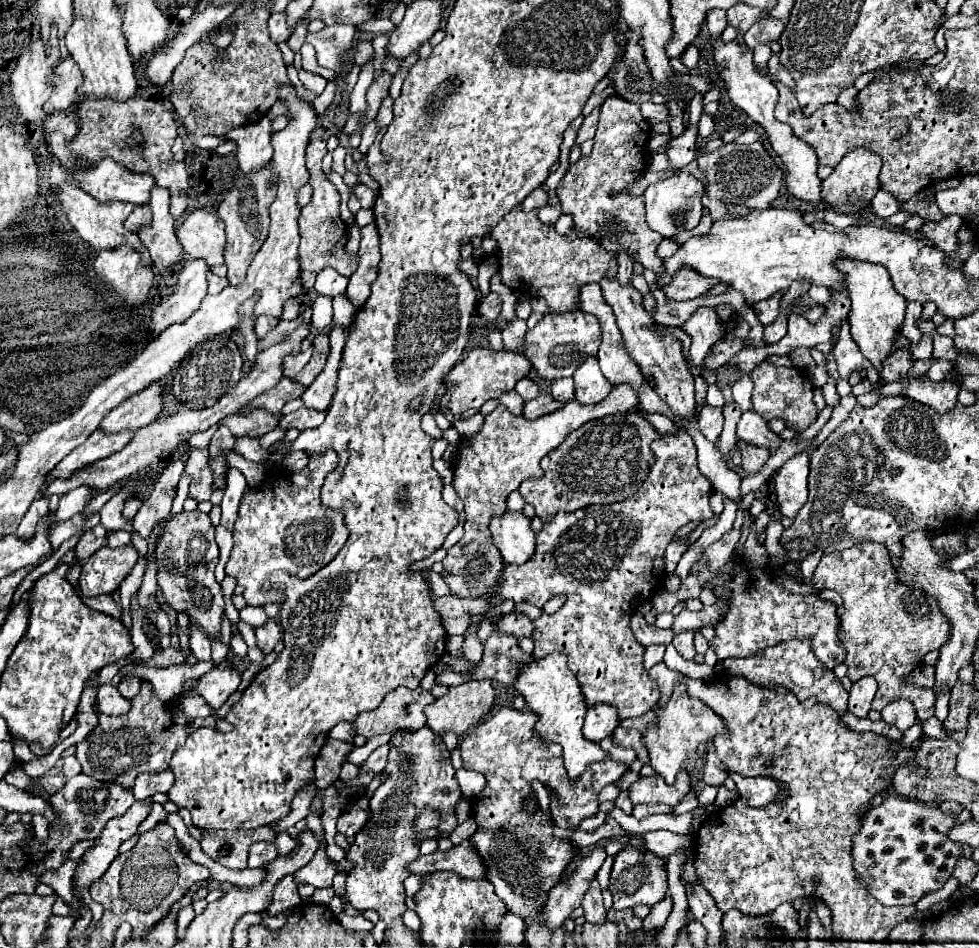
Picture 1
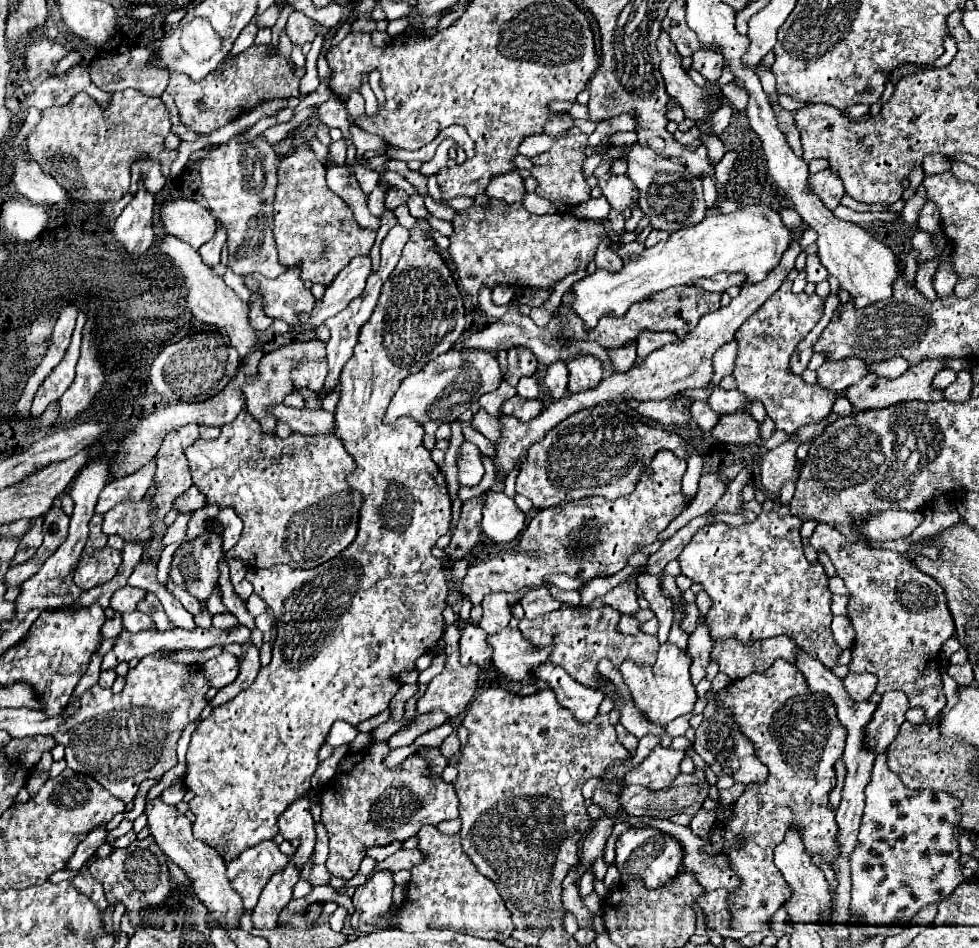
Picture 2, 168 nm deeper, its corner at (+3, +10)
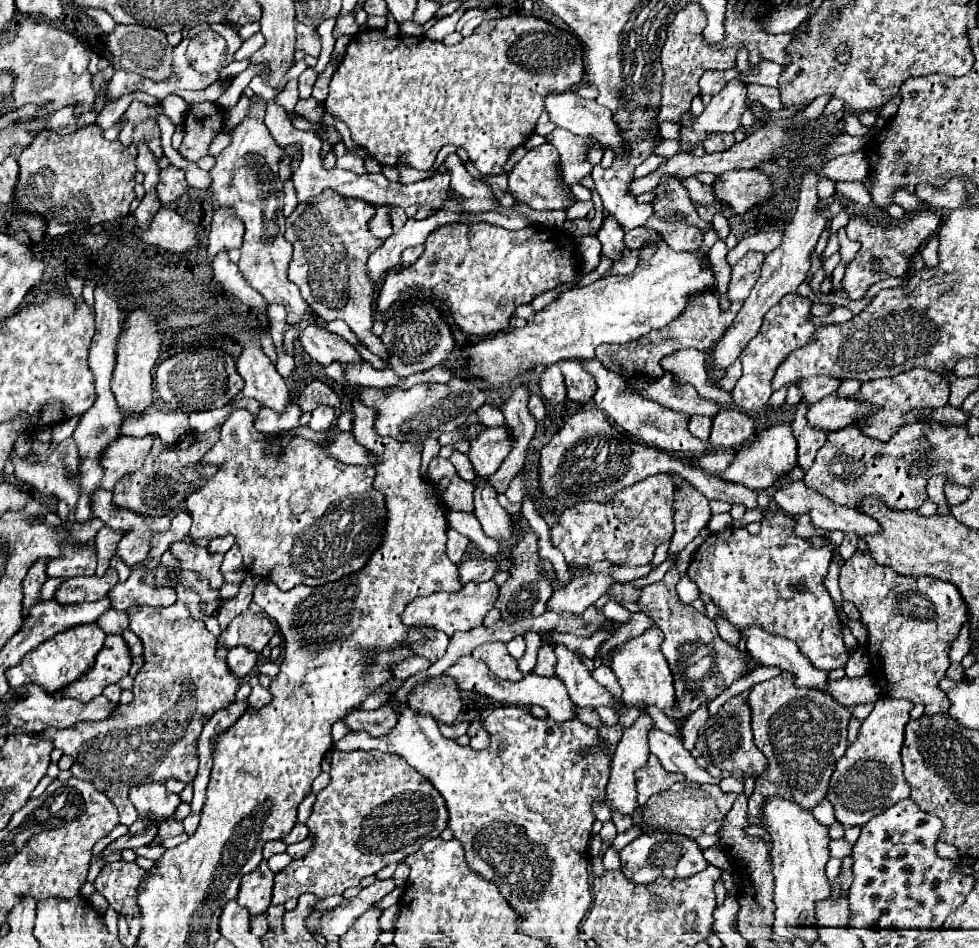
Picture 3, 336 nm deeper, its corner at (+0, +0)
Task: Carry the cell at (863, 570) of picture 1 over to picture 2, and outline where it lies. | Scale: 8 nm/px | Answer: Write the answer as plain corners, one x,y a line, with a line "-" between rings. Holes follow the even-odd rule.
818,524
810,544
818,552
828,554
836,574
850,592
846,618
856,632
850,648
850,672
876,674
878,694
888,690
906,692
910,706
924,708
928,722
932,722
946,706
939,672
940,653
942,644
954,634
954,620
948,612
943,588
938,590
936,581
920,572
904,554
874,548
866,540
850,542
830,524

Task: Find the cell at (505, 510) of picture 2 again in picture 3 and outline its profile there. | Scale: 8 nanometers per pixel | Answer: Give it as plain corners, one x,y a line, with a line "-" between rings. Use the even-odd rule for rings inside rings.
481,480
475,482
475,518
481,522
481,528
493,540
509,540
513,530
513,518
497,502
495,488

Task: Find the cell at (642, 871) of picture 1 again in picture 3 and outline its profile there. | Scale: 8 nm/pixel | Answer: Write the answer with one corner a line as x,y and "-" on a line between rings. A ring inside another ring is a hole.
645,832
639,838
635,838
631,844
627,844
619,852
619,856
621,856
621,872
637,884
653,882
659,876
689,878
707,868
707,860
703,858
703,852
695,840
691,840
689,836
669,834
669,832
653,832
653,834

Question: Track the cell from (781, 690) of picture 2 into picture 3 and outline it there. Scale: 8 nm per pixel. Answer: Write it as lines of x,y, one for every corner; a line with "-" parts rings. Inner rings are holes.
789,672
755,684
749,692
749,708
753,712
755,744
769,762
749,796
749,820
753,824
761,822
761,806
769,796
781,796
813,810
825,798
835,764
847,750
849,710
823,690
795,686

